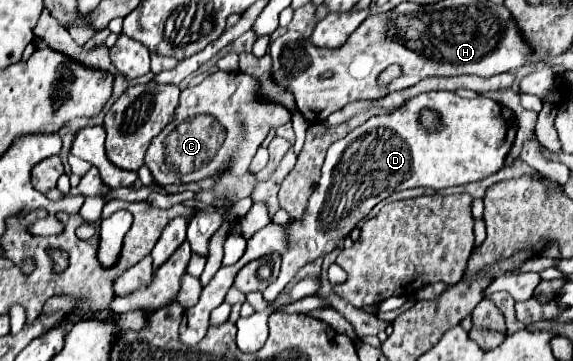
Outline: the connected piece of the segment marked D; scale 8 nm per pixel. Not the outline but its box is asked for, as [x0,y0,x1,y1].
[181,91,517,345]

